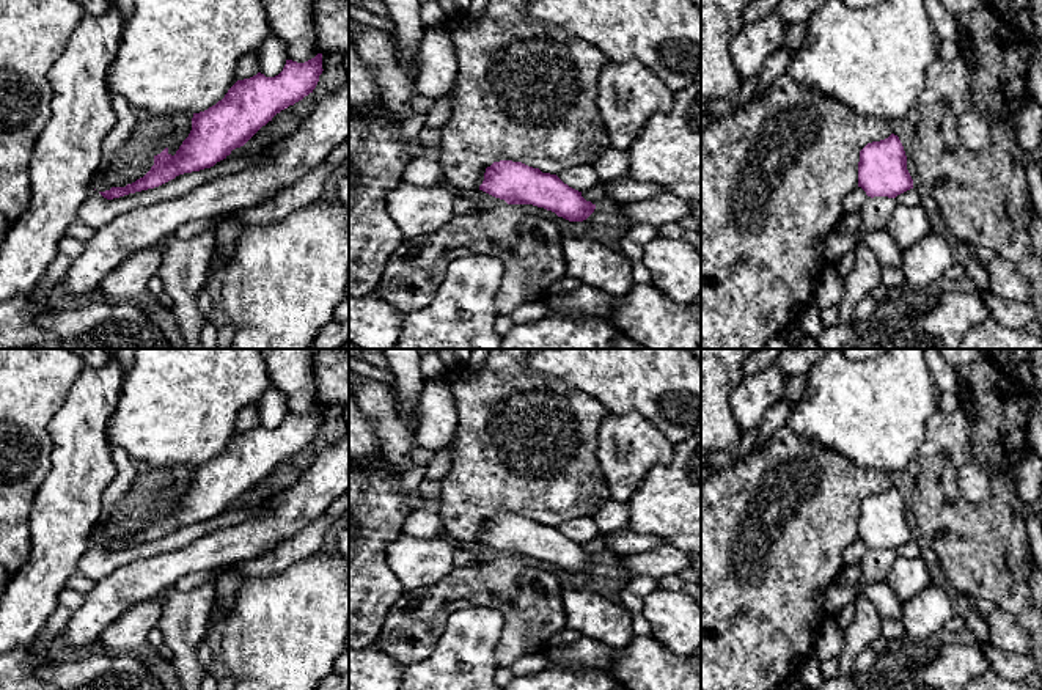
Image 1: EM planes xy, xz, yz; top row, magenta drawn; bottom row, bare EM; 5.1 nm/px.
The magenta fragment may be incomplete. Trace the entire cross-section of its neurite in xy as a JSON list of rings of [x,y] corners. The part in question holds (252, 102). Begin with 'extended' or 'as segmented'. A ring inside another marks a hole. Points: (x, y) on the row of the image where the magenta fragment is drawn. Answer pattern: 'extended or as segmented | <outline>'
as segmented | [[[317,53],[305,63],[286,60],[275,77],[258,72],[237,80],[222,101],[193,113],[192,130],[174,156],[165,148],[154,156],[154,165],[143,178],[99,193],[113,200],[159,187],[184,173],[214,167],[233,149],[244,146],[277,113],[313,93],[322,71],[322,53]]]

